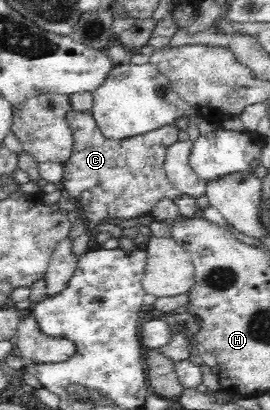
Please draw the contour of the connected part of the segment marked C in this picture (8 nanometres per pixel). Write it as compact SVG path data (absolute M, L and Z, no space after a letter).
M74 111L68 113L70 127L74 128L74 137L76 137L76 146L72 158L65 164L66 176L61 182L61 190L70 200L76 203L76 208L81 214L87 228L95 228L110 220L130 220L140 218L140 216L150 216L151 211L158 205L158 202L168 198L178 208L179 215L184 219L200 218L201 209L198 207L197 200L186 197L178 193L168 181L164 171L164 164L170 146L178 141L179 129L176 126L166 126L162 130L144 134L136 138L124 140L113 140L106 138L99 130L98 123L94 118L92 111L80 112Z

